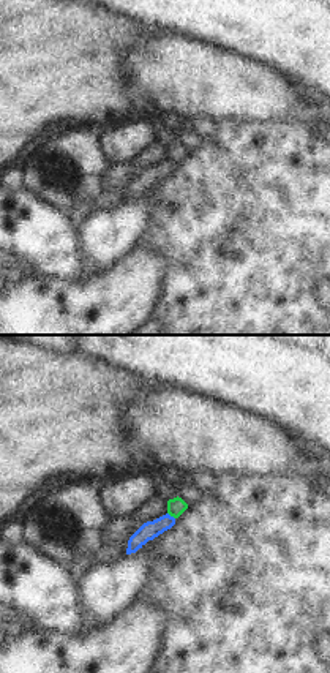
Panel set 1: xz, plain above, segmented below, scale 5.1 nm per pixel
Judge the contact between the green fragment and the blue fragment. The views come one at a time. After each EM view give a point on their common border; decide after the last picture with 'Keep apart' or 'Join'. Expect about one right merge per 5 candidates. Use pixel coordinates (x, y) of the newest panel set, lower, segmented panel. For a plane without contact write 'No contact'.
Touches green at (171, 515)

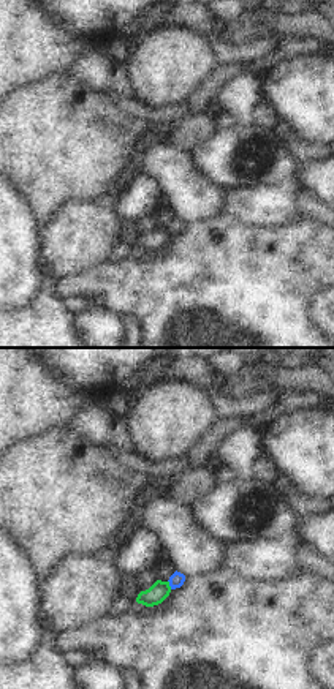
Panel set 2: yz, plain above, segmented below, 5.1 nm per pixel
Touches green at (168, 585)

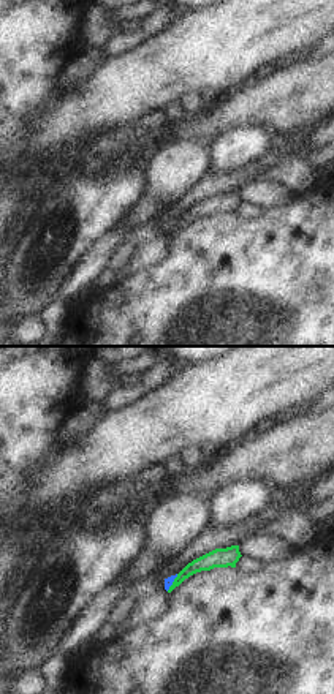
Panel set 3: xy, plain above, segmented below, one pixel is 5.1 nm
Touches green at (173, 582)

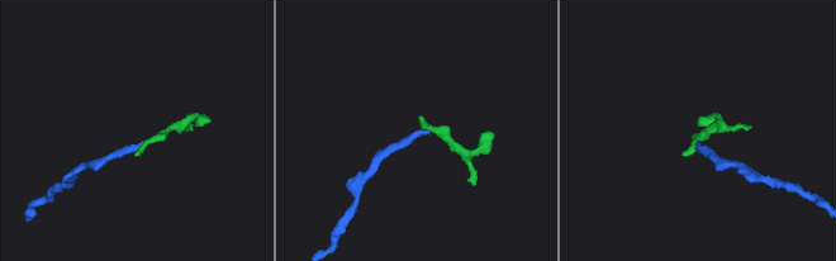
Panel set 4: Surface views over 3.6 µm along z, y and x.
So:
Keep apart

